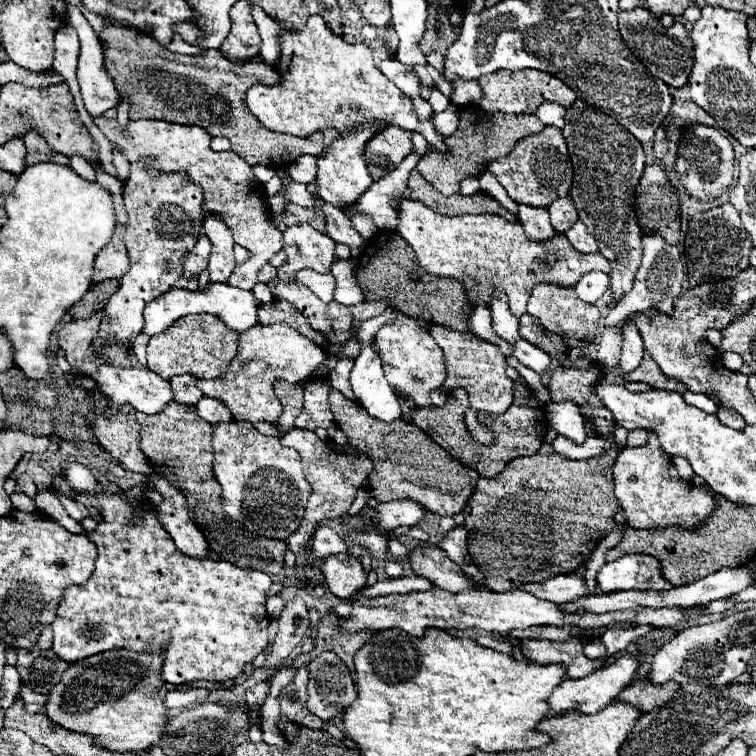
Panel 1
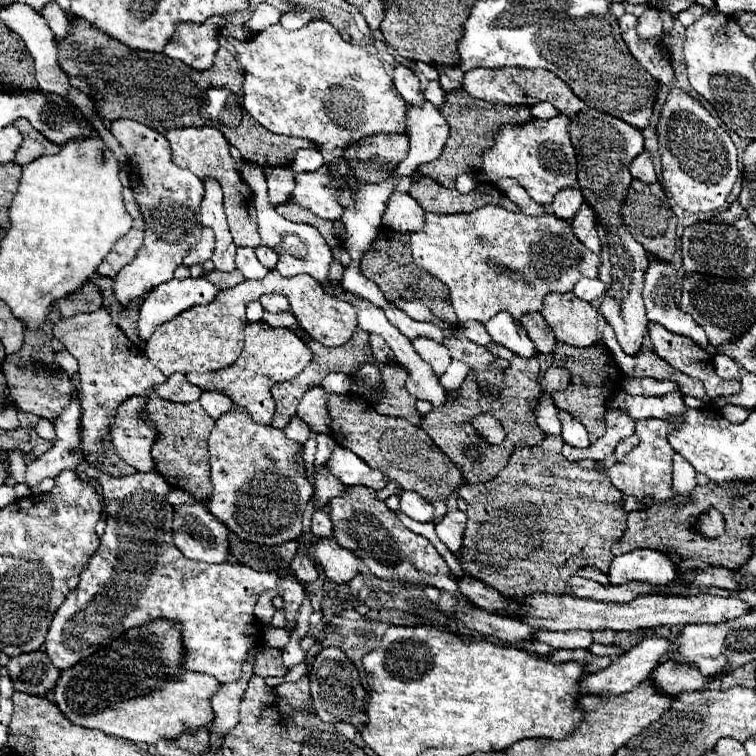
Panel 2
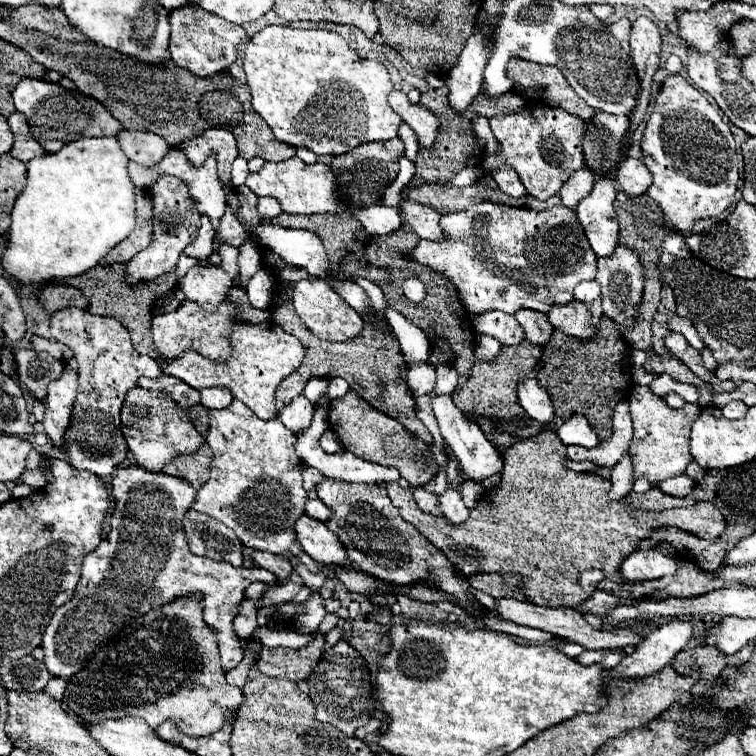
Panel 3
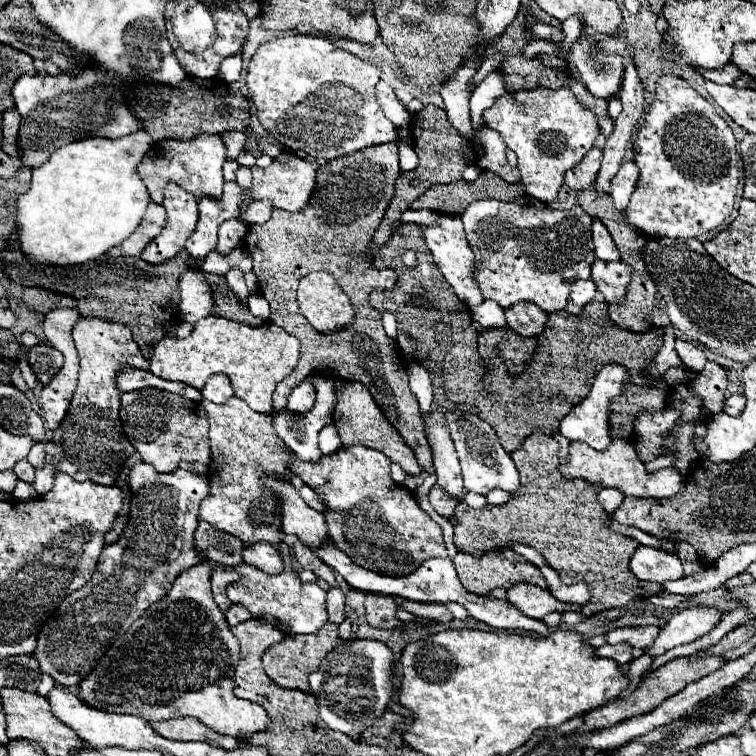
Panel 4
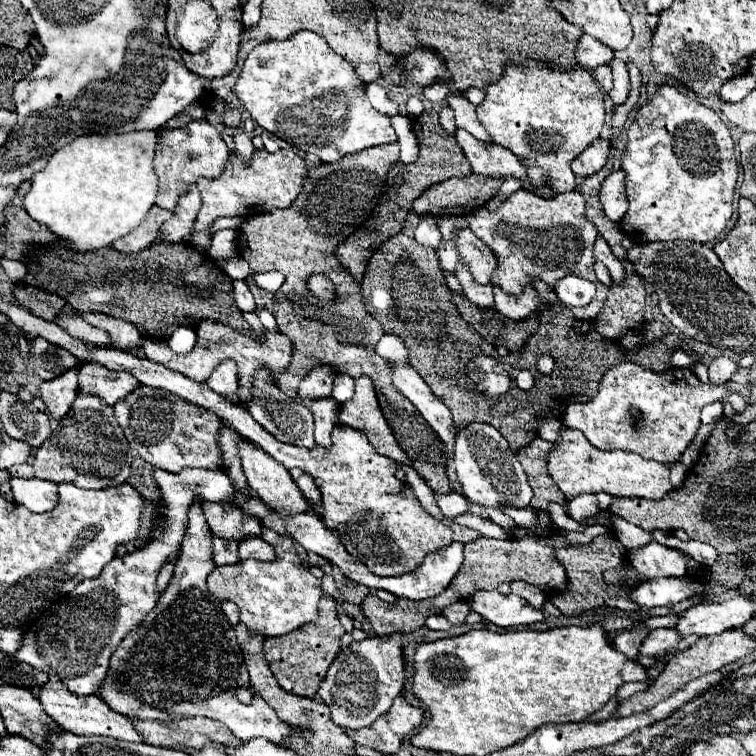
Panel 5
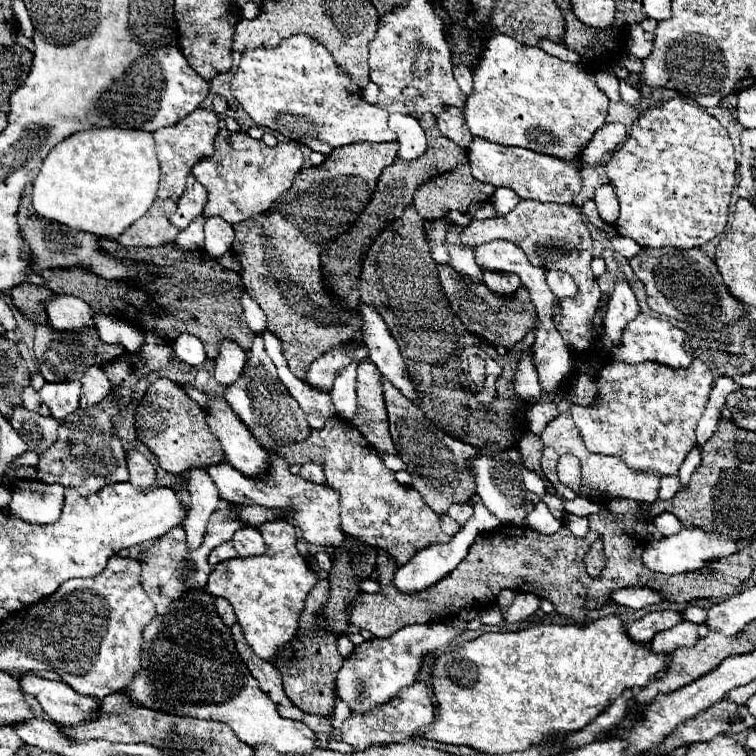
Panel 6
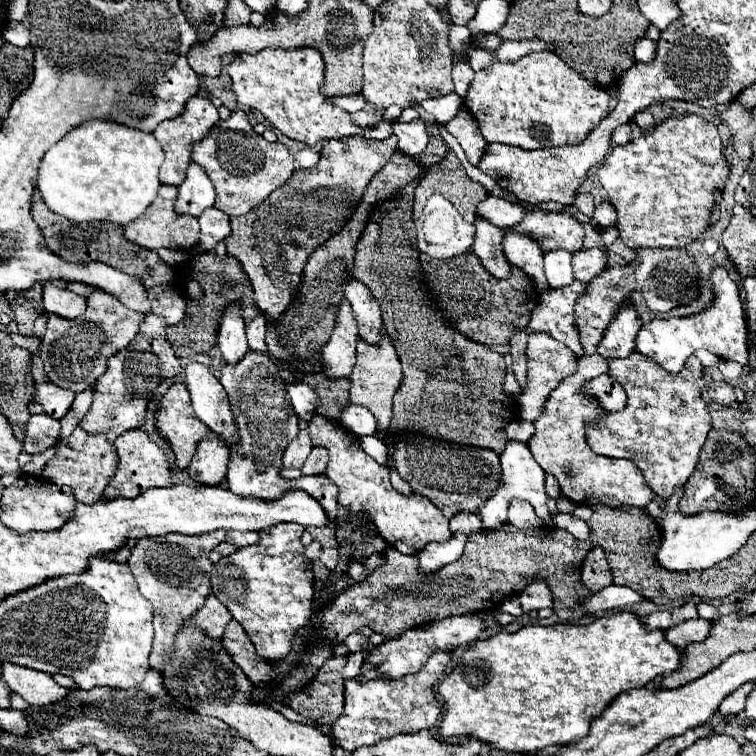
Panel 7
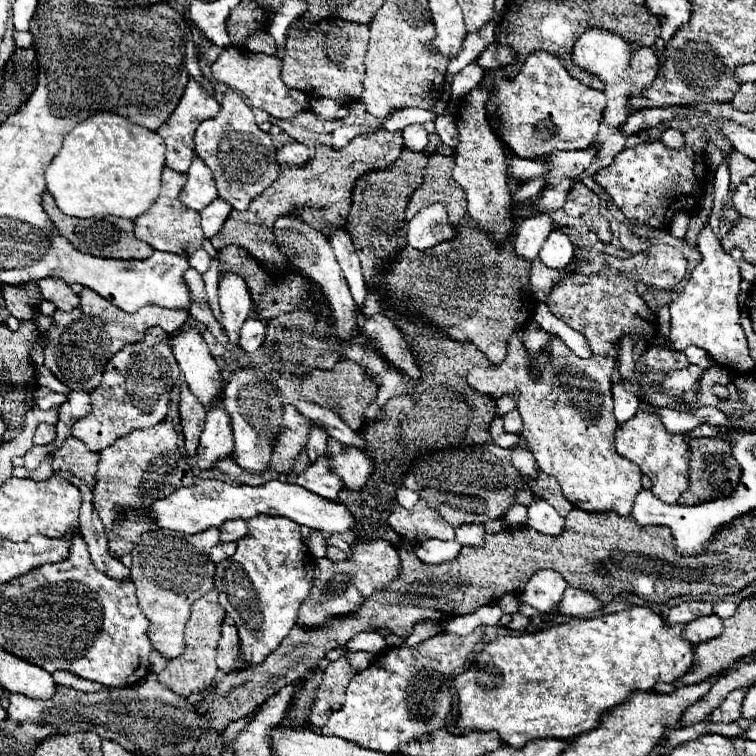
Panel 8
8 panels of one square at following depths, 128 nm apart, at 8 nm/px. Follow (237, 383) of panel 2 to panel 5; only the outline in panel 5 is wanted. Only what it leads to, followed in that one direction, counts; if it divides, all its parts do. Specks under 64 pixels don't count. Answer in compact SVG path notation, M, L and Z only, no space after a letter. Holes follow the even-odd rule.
M202 322L202 326L198 328L198 340L196 340L196 346L194 350L188 354L188 356L178 356L174 354L166 342L162 340L144 340L142 344L144 348L144 354L146 358L158 362L158 364L164 364L166 368L170 370L176 370L184 376L188 376L190 380L196 380L196 382L206 382L210 372L226 358L234 360L238 364L238 376L240 376L240 386L238 386L238 398L242 402L248 402L250 400L250 388L252 388L252 376L254 376L254 370L260 366L260 364L266 364L274 370L274 380L278 380L280 372L284 372L290 364L290 358L292 358L292 344L290 340L280 334L280 332L268 332L264 340L256 340L256 338L250 338L250 336L242 336L238 334L234 328L222 324L222 322Z

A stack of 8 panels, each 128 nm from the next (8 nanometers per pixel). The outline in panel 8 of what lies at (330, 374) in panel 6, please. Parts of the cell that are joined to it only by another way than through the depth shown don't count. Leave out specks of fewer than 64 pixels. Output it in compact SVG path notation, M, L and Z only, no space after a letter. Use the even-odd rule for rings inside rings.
M284 214L276 220L274 224L274 238L276 238L276 246L278 250L288 258L290 264L294 264L296 270L300 270L302 274L310 276L310 280L318 282L318 286L322 288L322 292L326 294L328 302L330 302L330 312L336 320L338 326L338 334L342 334L342 338L350 336L356 330L356 306L352 300L352 294L346 286L344 274L338 266L338 260L332 252L332 246L328 242L328 238L316 230L314 226L306 224L300 214Z

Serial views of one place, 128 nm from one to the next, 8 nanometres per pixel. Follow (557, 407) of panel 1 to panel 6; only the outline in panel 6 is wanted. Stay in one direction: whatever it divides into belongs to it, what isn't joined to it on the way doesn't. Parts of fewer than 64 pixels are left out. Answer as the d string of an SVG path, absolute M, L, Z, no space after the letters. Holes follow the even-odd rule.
M694 358L688 368L674 370L662 366L658 362L640 362L640 364L626 364L626 362L610 362L598 374L598 388L600 388L600 402L590 408L572 406L572 418L580 430L580 436L590 452L608 454L622 458L632 470L648 472L656 470L660 476L678 476L682 462L686 460L688 452L696 448L696 424L704 414L708 404L710 388L712 388L712 372L710 368Z

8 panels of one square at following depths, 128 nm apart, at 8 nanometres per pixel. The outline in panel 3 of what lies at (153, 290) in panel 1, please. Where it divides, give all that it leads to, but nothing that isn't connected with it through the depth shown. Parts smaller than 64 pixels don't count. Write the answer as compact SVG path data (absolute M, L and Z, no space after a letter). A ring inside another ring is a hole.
M122 130L122 134L118 134L116 138L120 140L124 154L130 160L136 160L138 164L144 164L144 166L152 166L166 154L166 150L170 150L164 138L150 134L150 132ZM162 176L154 186L150 186L150 196L154 200L154 238L148 248L138 252L126 268L126 278L128 282L138 282L138 280L150 280L160 274L170 272L176 262L180 252L198 236L198 226L200 226L200 212L194 206L194 200L190 198L186 184L180 178L174 176Z

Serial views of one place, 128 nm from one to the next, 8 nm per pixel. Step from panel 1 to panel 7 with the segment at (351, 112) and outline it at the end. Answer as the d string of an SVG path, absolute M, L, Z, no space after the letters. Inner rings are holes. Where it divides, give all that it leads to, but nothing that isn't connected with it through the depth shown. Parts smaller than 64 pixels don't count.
M264 48L256 56L236 54L234 60L226 66L228 76L232 78L232 90L238 104L258 110L270 124L292 140L300 140L308 146L314 146L318 140L346 138L346 136L366 136L374 140L384 140L392 134L392 124L380 120L370 132L362 132L352 124L350 114L338 106L330 106L326 96L322 96L320 86L324 82L324 62L322 56L312 48L302 50L274 50Z

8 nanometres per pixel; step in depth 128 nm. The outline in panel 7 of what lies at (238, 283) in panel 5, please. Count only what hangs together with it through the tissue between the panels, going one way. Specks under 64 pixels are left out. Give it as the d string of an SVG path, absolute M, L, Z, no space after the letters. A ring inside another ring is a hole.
M260 314L260 318L254 318L248 326L246 326L246 338L248 338L248 348L250 350L258 350L264 352L266 350L266 318Z

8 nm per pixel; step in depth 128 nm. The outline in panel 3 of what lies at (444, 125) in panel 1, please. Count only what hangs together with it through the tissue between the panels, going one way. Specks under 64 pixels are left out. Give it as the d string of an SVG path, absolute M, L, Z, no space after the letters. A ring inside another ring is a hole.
M398 90L388 94L388 102L390 102L392 110L396 114L400 114L400 118L414 128L418 146L420 148L422 146L430 148L434 144L434 140L436 140L436 130L438 130L436 116L428 108L422 108L420 104L410 104L406 100L406 96L402 92L398 92ZM404 200L400 204L400 208L402 208L402 222L412 226L412 230L420 238L432 240L432 242L442 242L442 238L444 238L444 232L440 228L442 214L438 214L432 208L424 208L416 202L410 202L410 200Z

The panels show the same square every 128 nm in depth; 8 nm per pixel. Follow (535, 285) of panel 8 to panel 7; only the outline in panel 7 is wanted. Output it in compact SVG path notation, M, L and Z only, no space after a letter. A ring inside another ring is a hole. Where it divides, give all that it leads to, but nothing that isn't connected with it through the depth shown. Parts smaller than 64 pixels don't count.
M584 248L572 254L572 270L576 282L590 282L598 272L606 268L608 252L600 248Z

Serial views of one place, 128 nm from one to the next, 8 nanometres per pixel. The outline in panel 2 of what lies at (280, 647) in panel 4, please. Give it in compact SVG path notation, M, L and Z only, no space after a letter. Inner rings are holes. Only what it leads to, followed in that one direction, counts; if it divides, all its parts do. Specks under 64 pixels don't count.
M262 648L254 660L254 672L262 678L272 676L286 676L288 668L282 662L282 650L276 648Z

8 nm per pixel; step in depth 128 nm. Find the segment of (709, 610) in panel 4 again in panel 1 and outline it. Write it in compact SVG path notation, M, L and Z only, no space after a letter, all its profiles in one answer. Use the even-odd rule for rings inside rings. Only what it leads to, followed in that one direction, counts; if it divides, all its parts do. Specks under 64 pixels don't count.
M624 654L620 658L616 658L614 662L606 664L604 668L598 668L594 670L592 674L584 676L584 678L578 678L578 680L564 680L552 694L550 698L550 708L560 714L560 712L568 712L568 710L578 710L578 712L584 712L584 714L594 714L598 710L602 710L604 706L612 704L620 692L634 680L636 676L636 670L640 666L640 658L634 658L630 654Z

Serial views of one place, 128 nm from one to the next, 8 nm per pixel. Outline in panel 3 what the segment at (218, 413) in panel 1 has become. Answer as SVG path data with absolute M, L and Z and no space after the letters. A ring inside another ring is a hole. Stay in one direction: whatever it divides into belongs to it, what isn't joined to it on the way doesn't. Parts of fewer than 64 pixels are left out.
M214 386L214 388L206 388L206 390L200 390L200 396L202 396L202 406L206 408L226 408L230 402L232 402L232 394L230 390L226 388L220 388L220 386Z

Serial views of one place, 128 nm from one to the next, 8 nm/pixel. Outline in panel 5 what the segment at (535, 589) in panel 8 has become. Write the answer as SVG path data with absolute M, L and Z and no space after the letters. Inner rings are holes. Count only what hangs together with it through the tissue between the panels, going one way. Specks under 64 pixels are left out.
M478 592L472 596L470 602L472 610L478 612L488 622L510 628L520 624L532 624L544 620L542 610L534 608L528 600L516 596L516 594L500 594L500 592Z

